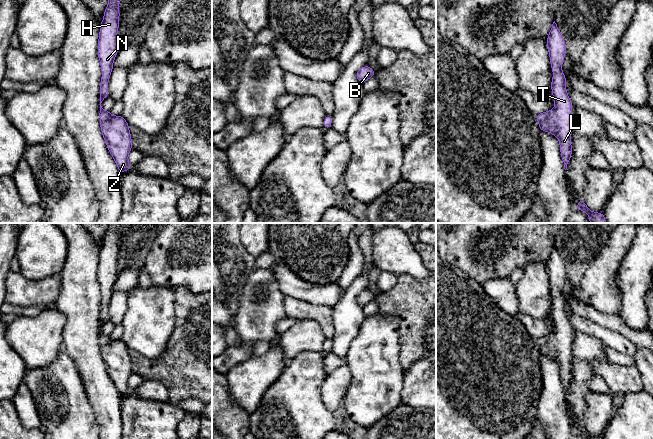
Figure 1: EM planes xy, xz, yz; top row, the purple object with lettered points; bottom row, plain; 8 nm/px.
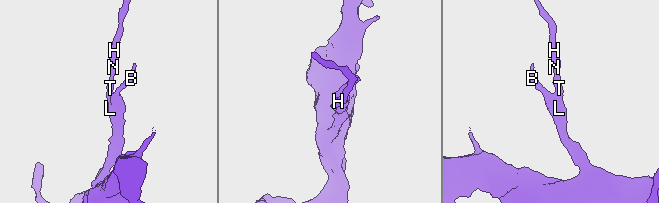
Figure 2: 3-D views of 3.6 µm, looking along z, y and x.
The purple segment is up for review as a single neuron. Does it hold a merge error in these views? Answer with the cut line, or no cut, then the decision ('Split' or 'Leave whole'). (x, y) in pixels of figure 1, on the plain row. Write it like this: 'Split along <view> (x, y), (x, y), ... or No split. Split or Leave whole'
No split. Leave whole

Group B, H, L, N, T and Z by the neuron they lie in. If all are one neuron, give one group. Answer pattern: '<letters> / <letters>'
B H L N T Z

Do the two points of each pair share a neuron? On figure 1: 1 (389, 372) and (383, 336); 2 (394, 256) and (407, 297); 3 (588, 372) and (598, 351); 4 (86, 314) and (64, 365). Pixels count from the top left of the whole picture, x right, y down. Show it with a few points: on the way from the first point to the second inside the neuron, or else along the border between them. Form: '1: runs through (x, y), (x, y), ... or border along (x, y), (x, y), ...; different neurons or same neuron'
1: runs through (387, 363), (387, 345); same neuron
2: border along (398, 275), (409, 275), (414, 278), (423, 279); different neurons
3: runs through (586, 367), (586, 362), (593, 355); same neuron
4: border along (62, 348), (73, 361), (81, 376); different neurons

